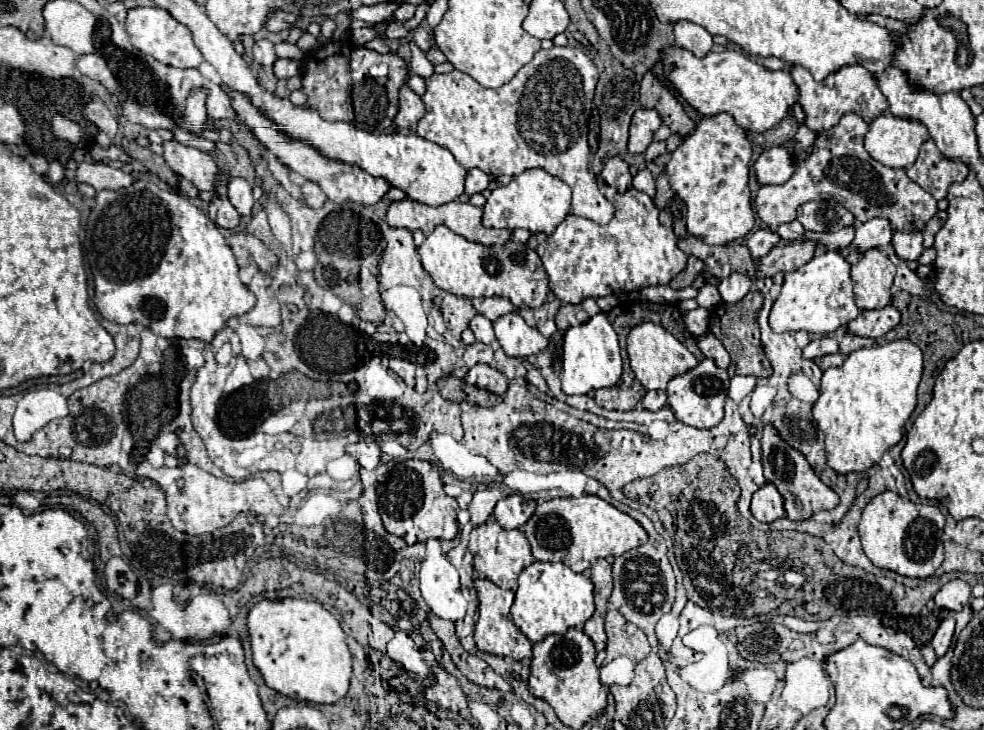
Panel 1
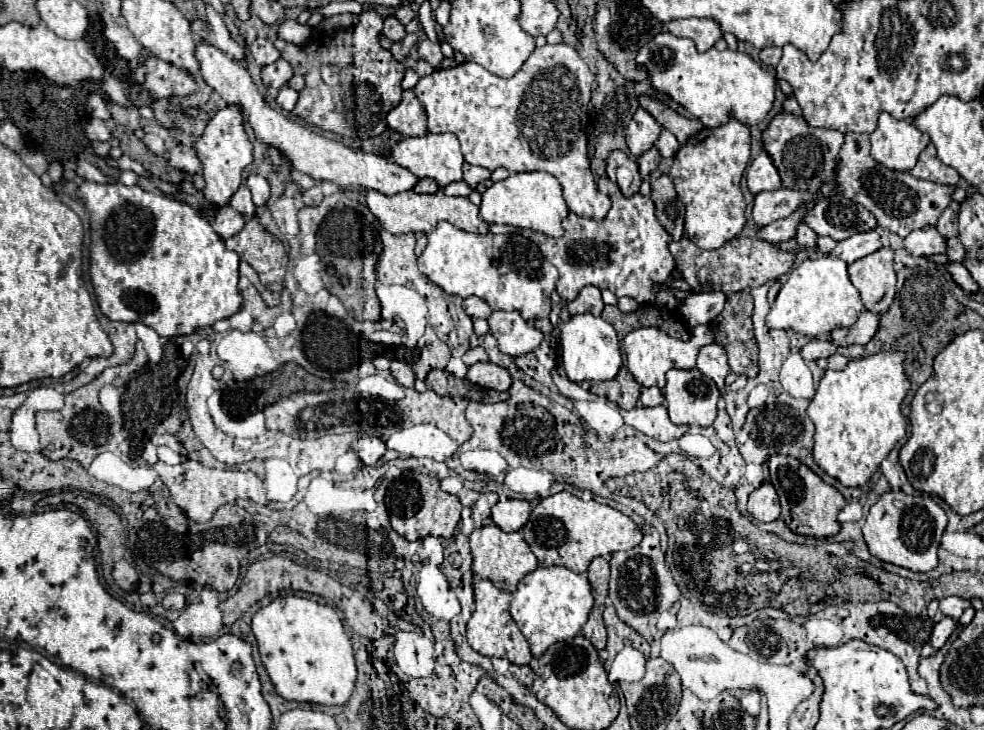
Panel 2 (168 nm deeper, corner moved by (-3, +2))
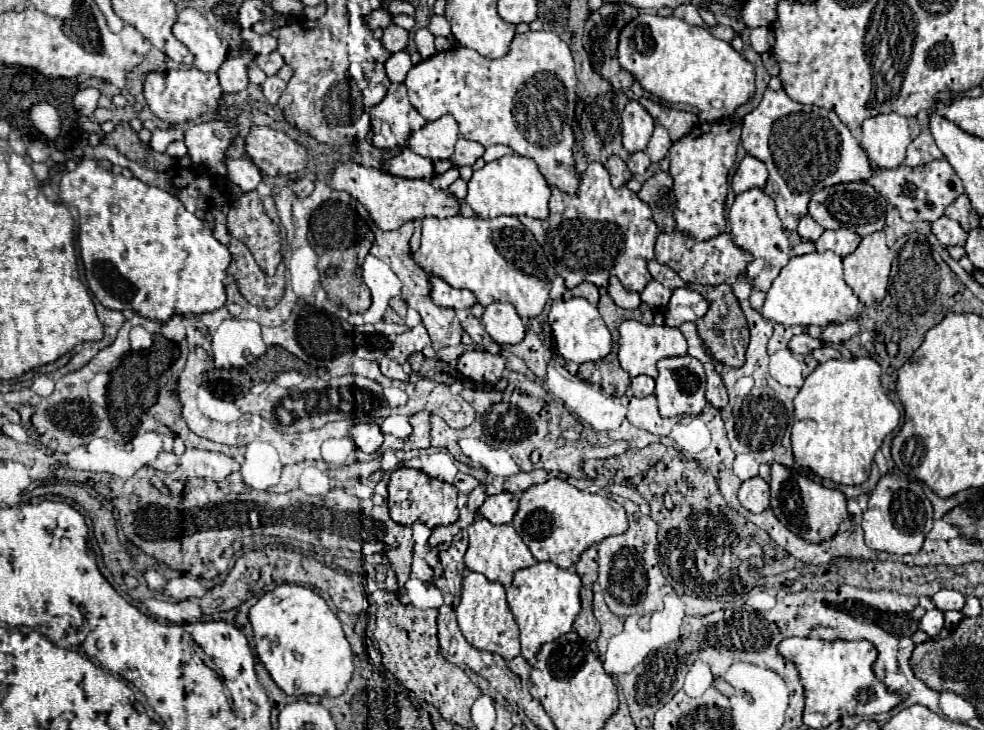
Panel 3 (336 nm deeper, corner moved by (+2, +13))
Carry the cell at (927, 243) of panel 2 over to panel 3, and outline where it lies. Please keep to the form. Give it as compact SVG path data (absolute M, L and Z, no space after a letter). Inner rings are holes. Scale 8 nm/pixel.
M946 216L938 218L936 222L932 222L932 234L938 238L938 242L942 246L964 246L966 242L966 232L960 228L960 224L956 220L950 220Z

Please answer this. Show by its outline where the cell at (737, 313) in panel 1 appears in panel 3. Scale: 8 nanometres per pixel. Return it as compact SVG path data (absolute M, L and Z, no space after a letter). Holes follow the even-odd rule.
M692 284L692 288L696 288L704 298L708 298L708 304L710 304L704 318L700 318L696 322L700 338L706 342L710 354L718 362L722 362L726 366L732 366L732 368L740 368L746 362L746 346L748 346L748 340L750 340L750 334L748 334L744 312L740 310L740 304L738 304L736 296L732 294L732 288L728 284L720 284L720 286Z

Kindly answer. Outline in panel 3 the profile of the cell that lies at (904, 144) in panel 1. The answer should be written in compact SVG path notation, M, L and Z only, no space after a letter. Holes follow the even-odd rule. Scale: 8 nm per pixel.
M896 112L878 114L862 124L862 148L872 164L880 168L898 168L904 162L908 144L920 134L916 118L904 118Z

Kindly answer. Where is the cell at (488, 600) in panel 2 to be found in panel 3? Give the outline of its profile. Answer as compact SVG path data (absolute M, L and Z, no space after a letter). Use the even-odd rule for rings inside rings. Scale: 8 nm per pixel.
M468 572L462 582L462 600L456 608L458 626L464 638L478 650L488 650L500 654L506 660L512 660L520 654L520 630L506 604L506 590L500 582L490 582L484 574Z

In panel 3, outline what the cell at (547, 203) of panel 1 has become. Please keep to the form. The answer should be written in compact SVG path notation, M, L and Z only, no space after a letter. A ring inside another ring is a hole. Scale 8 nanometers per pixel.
M512 154L500 160L488 162L482 170L476 170L468 182L468 196L466 204L480 218L496 218L496 216L530 216L544 220L548 218L548 200L550 200L550 186L546 178L540 174L536 162L530 158Z

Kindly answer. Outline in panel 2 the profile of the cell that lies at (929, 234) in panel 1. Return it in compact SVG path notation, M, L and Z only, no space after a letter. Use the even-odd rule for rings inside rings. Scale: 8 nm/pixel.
M951 201L949 207L943 211L943 215L939 217L939 223L937 223L937 229L941 233L945 233L945 237L957 237L959 235L959 203L957 201Z

